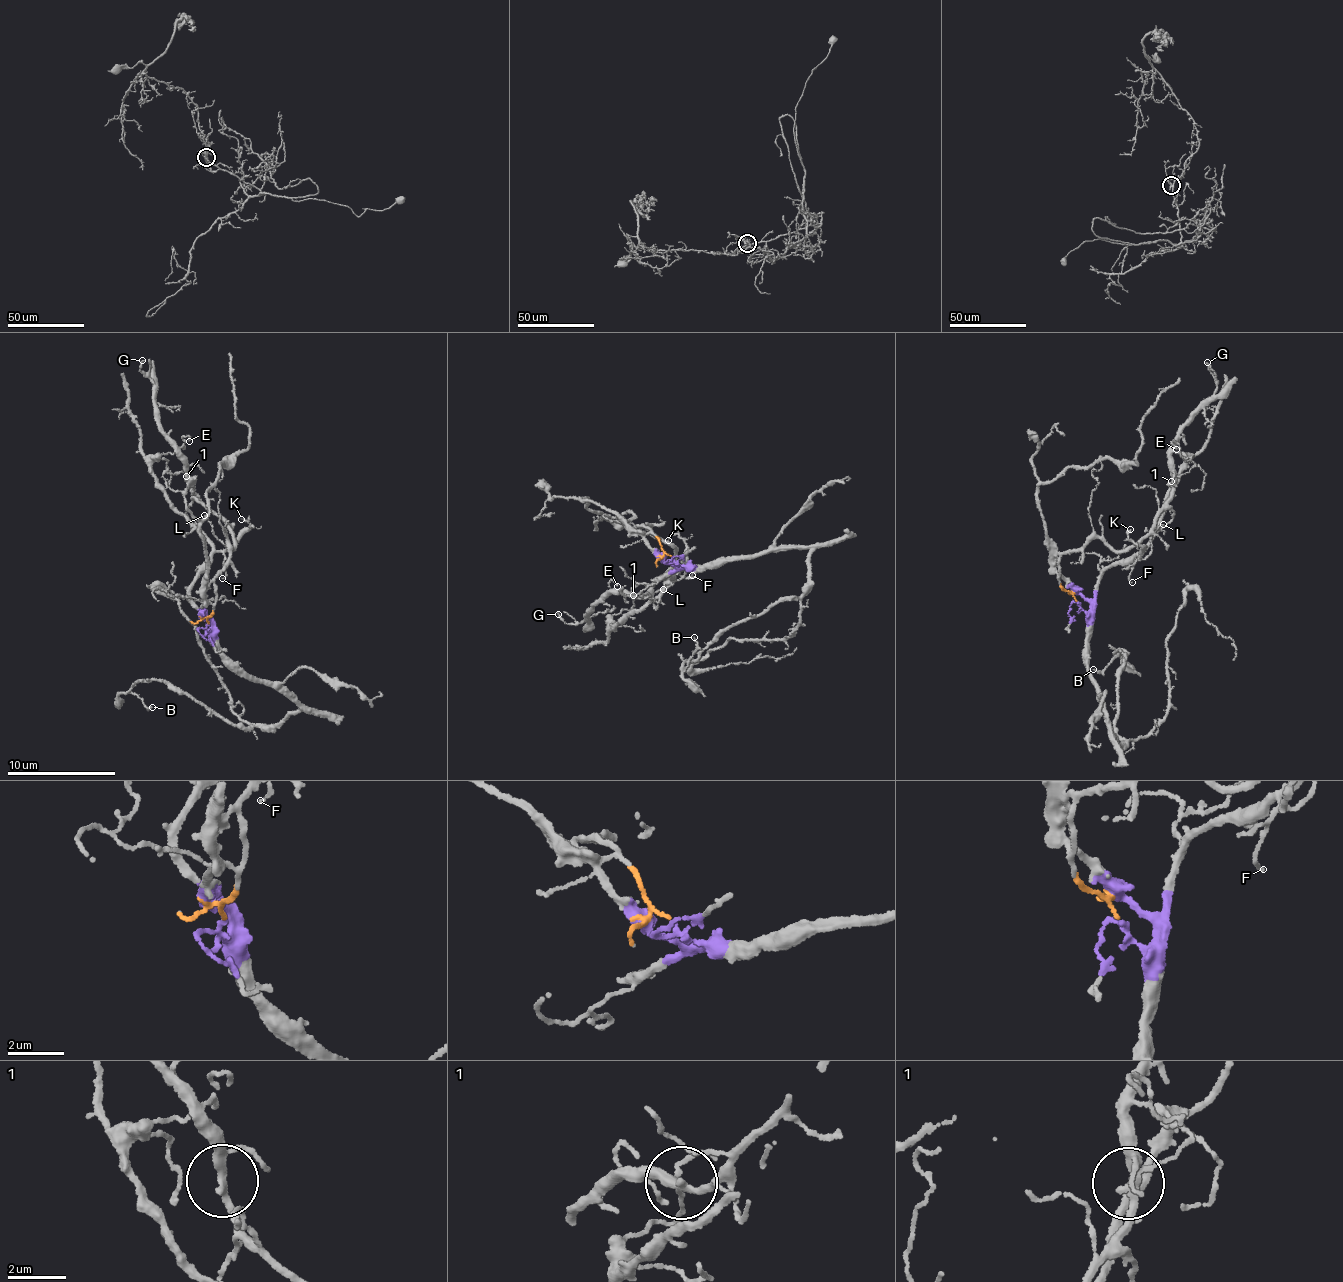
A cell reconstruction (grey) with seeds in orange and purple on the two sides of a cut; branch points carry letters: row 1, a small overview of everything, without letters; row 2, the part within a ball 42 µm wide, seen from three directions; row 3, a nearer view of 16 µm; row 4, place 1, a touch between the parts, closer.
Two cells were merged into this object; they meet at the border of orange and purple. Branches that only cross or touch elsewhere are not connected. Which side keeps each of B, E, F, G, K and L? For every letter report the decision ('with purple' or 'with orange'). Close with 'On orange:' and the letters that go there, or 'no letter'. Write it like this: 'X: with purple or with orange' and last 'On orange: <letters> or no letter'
B: with purple
E: with orange
F: with purple
G: with orange
K: with purple
L: with purple
On orange: E, G

